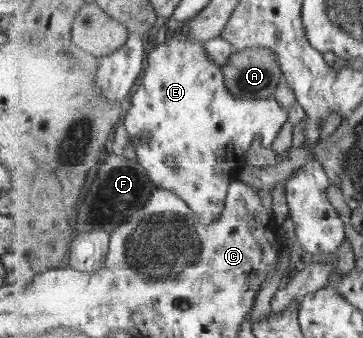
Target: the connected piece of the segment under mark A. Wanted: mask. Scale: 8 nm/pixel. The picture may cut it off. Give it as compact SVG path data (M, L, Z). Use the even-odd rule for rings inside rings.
M267 48L241 50L221 67L230 93L244 100L274 97L276 85L287 81L275 54Z

